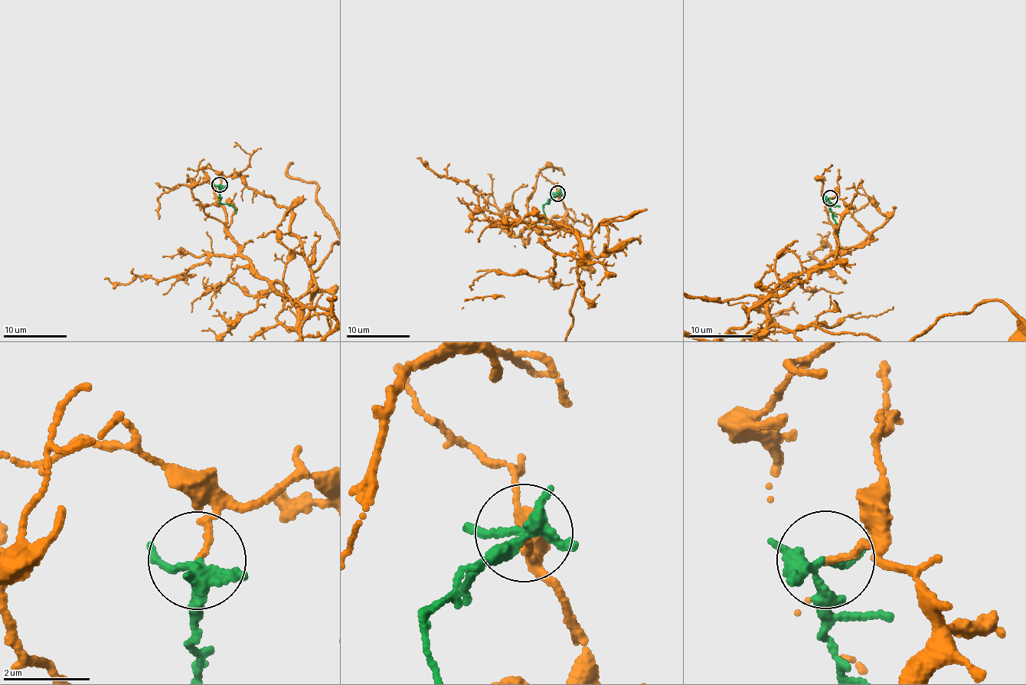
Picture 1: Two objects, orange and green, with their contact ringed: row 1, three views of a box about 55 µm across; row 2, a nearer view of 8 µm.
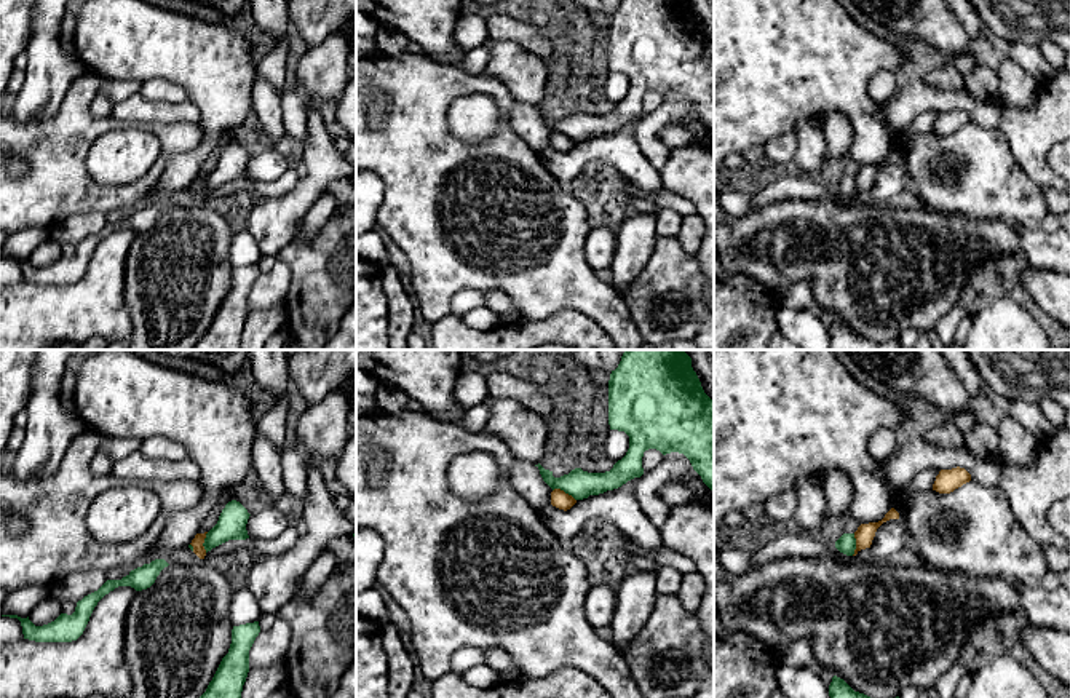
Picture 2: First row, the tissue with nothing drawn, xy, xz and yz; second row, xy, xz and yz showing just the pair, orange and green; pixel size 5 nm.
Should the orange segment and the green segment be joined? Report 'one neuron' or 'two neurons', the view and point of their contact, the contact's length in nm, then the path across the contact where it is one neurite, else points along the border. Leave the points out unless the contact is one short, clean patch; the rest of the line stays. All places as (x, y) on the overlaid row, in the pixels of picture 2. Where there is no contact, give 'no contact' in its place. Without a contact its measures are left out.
two neurons; contact xz (562, 491); length 130 nm; border xz (553, 489), (562, 489), (575, 500)

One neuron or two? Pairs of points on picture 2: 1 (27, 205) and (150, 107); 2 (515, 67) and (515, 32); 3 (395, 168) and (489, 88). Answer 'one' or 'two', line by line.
1: two
2: two
3: one

